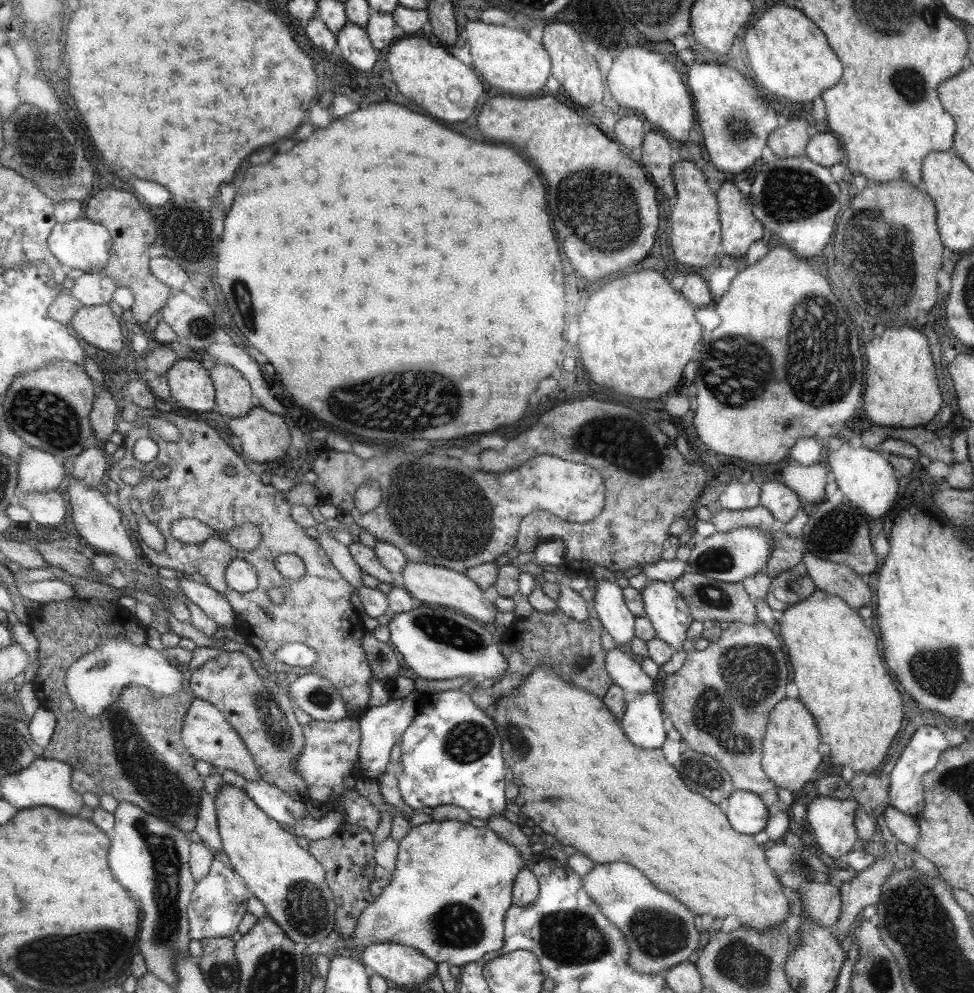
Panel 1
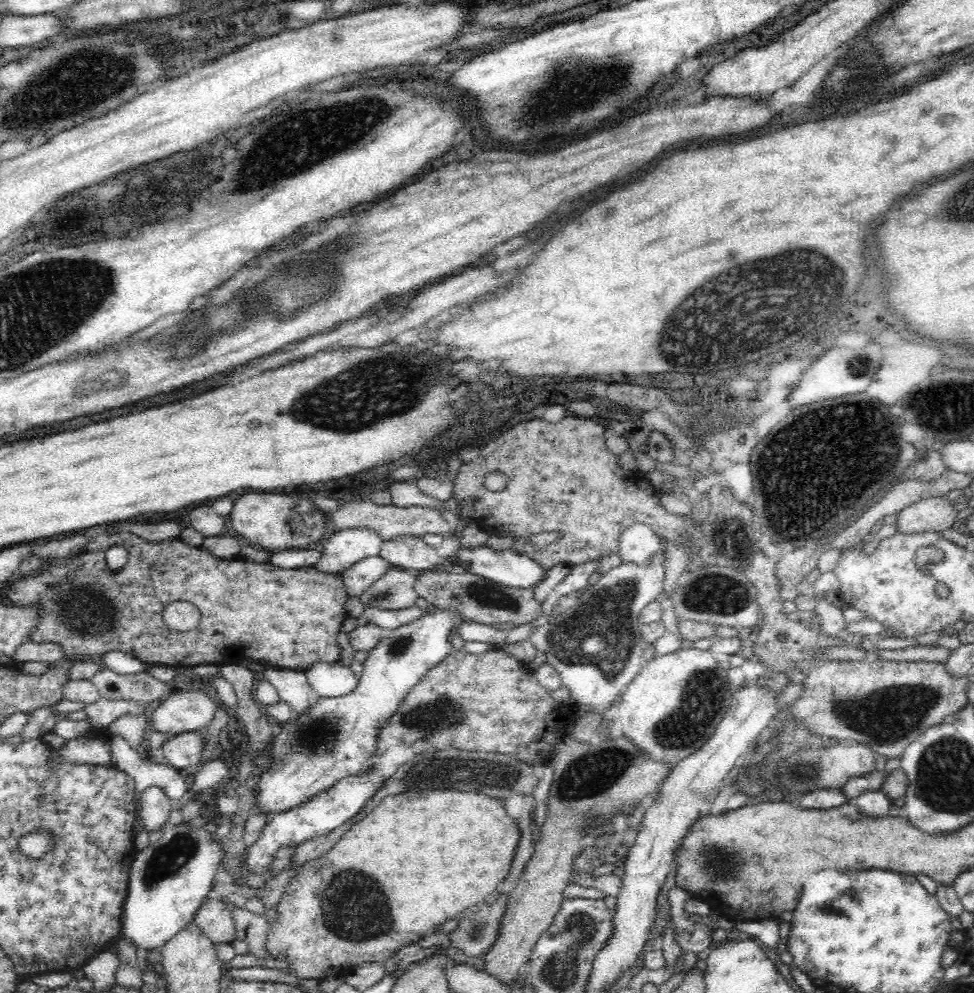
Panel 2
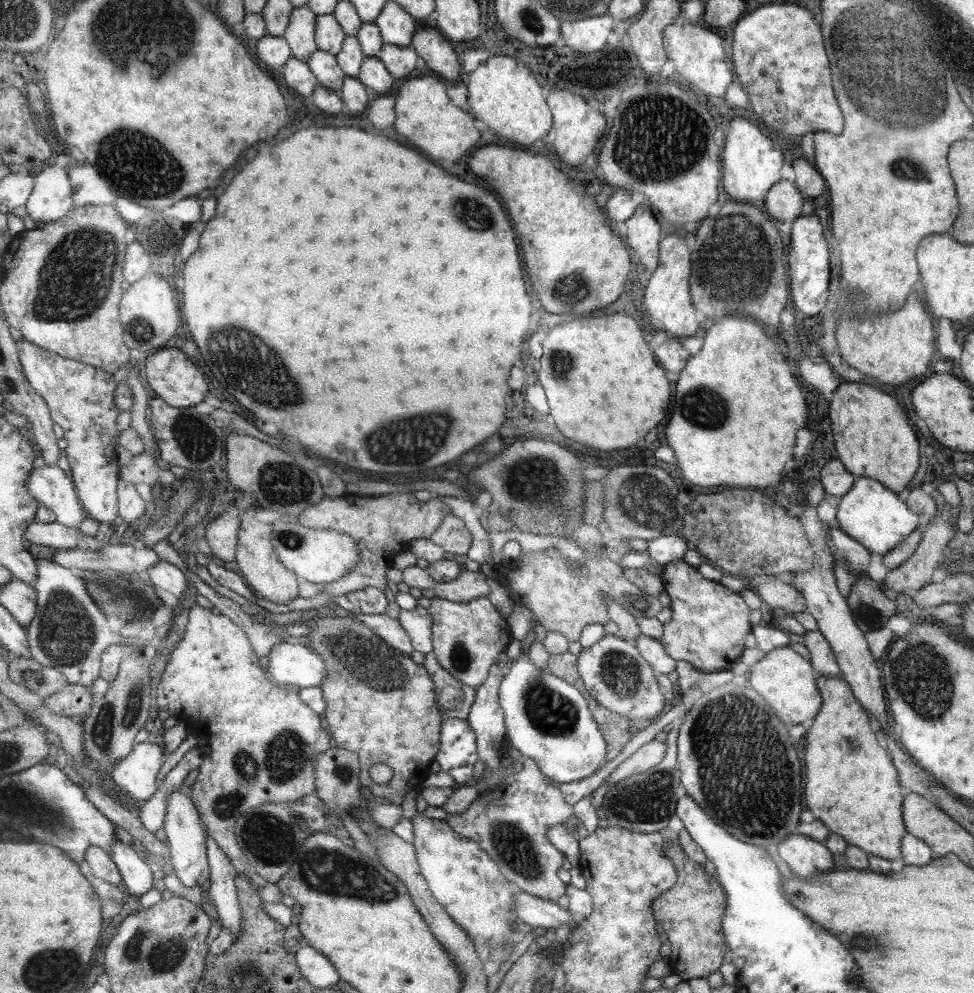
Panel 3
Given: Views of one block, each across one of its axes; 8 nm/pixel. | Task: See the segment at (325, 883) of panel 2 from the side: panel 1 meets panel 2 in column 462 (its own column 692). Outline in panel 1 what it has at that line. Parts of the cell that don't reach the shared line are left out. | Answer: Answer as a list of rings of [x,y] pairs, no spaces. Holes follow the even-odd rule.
[[[548,667],[534,670],[529,677],[521,682],[521,685],[518,685],[518,688],[513,695],[504,695],[495,699],[495,703],[490,709],[494,723],[497,724],[498,730],[502,730],[505,759],[510,763],[513,776],[518,778],[526,788],[530,788],[535,795],[535,800],[531,804],[534,810],[532,819],[536,826],[543,829],[544,833],[551,833],[563,846],[574,846],[576,851],[584,853],[595,864],[609,864],[620,860],[620,862],[630,862],[632,866],[638,866],[638,870],[646,870],[646,874],[650,874],[650,878],[654,878],[654,882],[658,882],[658,886],[662,886],[662,890],[666,890],[668,894],[674,894],[680,902],[686,902],[686,906],[690,910],[701,916],[710,914],[714,919],[725,919],[734,915],[745,927],[767,931],[780,925],[790,915],[790,898],[784,893],[784,887],[778,880],[777,872],[774,872],[768,863],[765,854],[766,846],[758,845],[754,841],[753,835],[735,831],[729,822],[729,817],[725,811],[718,807],[717,803],[713,803],[705,795],[698,794],[696,791],[690,790],[688,786],[684,786],[680,772],[666,762],[661,748],[645,749],[632,744],[629,736],[624,734],[625,730],[620,728],[620,724],[610,714],[609,707],[602,704],[603,700],[600,700],[600,697],[573,683],[566,682],[566,679]],[[560,832],[598,832],[598,834],[560,834]]]

